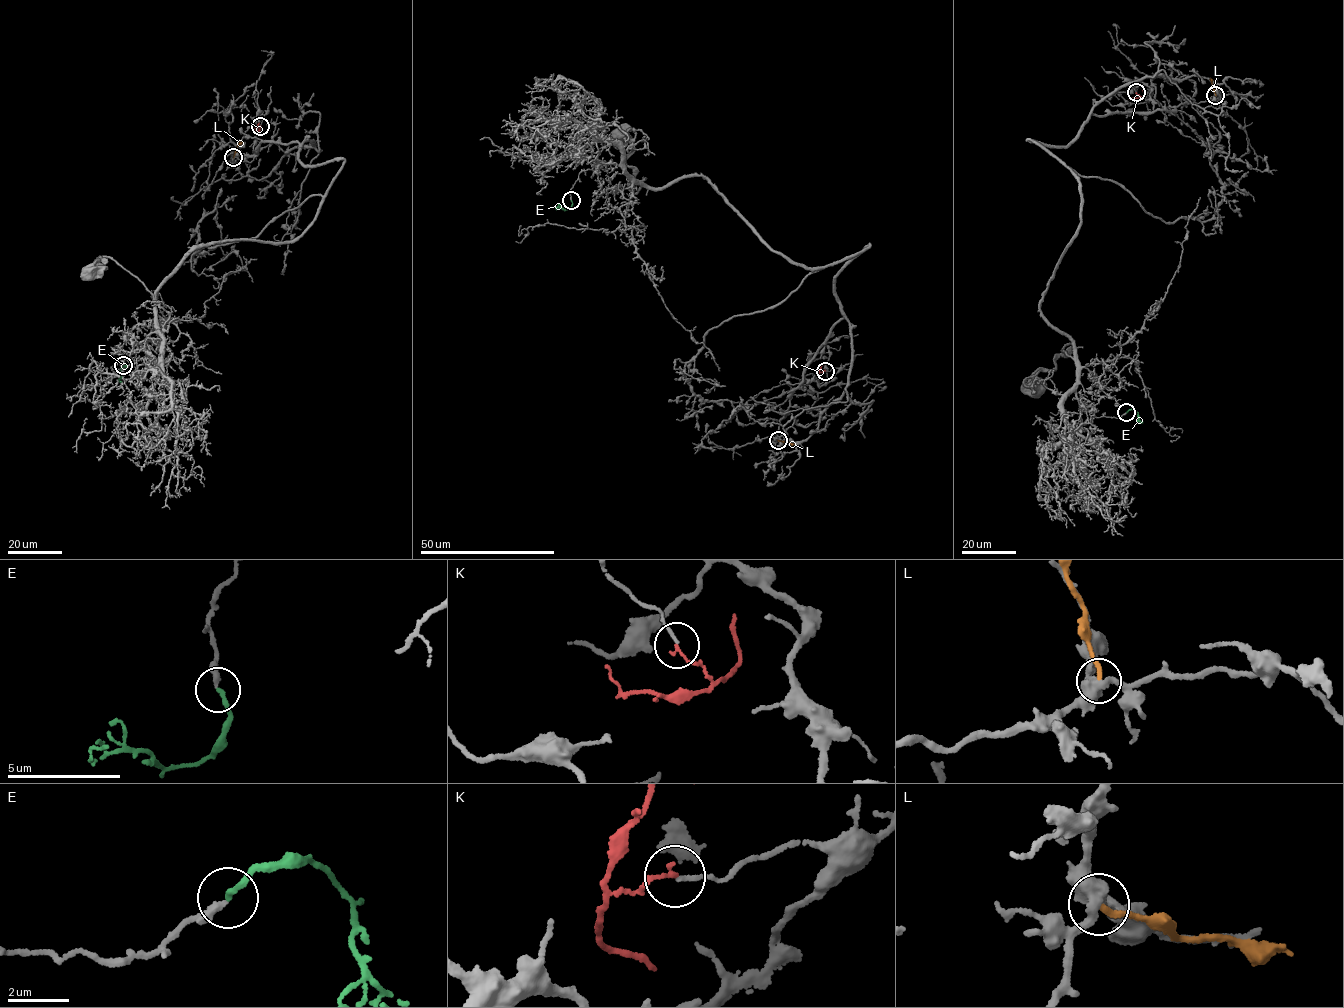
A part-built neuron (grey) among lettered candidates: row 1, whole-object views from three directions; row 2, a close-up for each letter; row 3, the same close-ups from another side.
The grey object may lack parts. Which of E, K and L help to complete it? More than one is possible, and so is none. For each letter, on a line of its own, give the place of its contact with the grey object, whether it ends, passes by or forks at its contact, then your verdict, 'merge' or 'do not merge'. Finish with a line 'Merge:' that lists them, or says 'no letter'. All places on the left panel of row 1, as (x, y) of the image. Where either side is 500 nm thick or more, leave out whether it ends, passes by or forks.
E: meets grey at (123, 365); it ends there; merge
K: meets grey at (260, 126); it ends there; do not merge
L: meets grey at (233, 157); it ends there; do not merge
Merge: E

